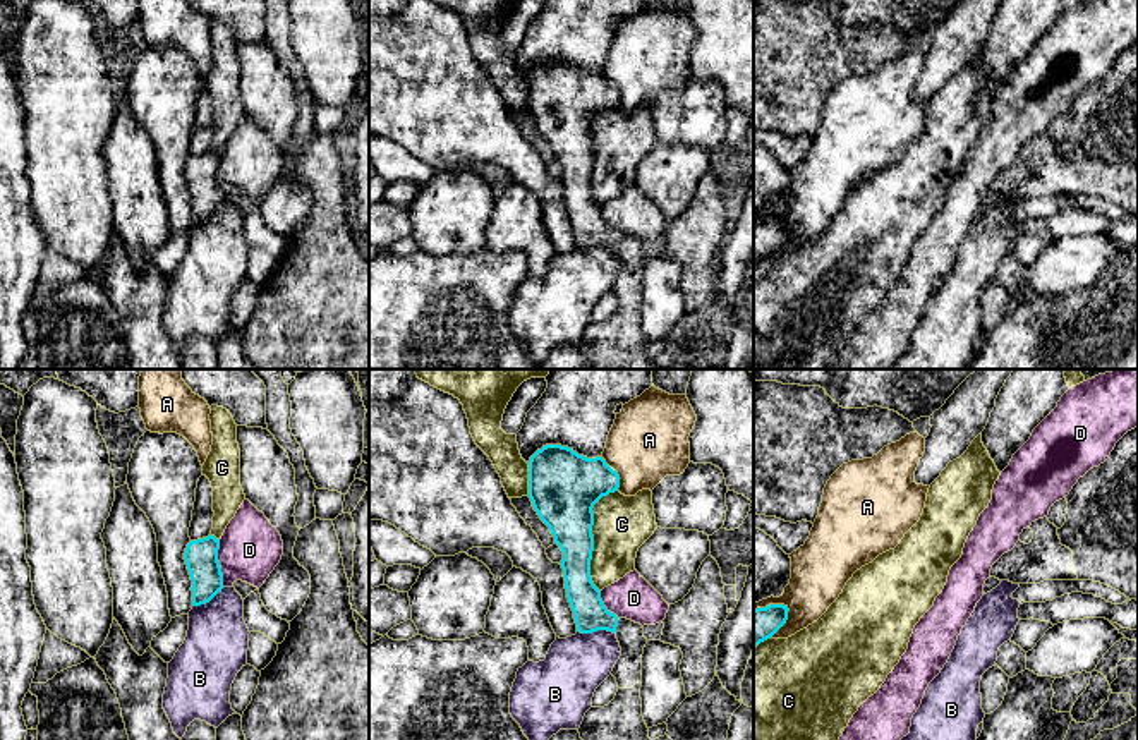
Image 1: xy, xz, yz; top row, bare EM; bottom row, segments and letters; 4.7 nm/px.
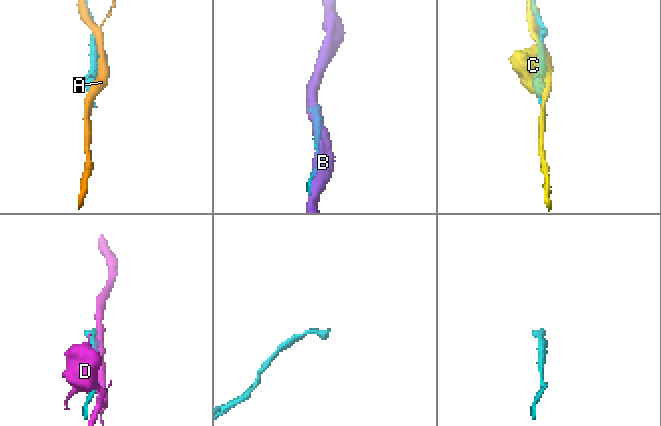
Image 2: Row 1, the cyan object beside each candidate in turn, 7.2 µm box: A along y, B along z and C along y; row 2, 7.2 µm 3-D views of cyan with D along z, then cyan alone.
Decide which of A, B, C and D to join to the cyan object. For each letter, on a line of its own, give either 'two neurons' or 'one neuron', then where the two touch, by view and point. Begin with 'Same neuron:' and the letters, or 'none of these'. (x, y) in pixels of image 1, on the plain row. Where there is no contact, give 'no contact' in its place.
Same neuron: none of these
A: two neurons; meets cyan in xz at (617, 88)
B: two neurons; meets cyan in xz at (596, 246)
C: two neurons; meets cyan in xz at (593, 153)
D: two neurons; meets cyan in xy at (218, 179)

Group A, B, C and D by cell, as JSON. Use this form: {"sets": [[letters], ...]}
{"sets": [["A"], ["B"], ["C"], ["D"]]}

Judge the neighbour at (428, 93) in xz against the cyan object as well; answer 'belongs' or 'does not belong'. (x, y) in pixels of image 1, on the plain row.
does not belong

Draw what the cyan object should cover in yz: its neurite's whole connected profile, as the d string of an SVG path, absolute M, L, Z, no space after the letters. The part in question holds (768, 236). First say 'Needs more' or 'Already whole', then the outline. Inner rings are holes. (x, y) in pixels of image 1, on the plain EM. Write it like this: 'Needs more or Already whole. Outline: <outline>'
Already whole. Outline: M769 220L754 225L754 263L771 254L788 235L788 221Z

